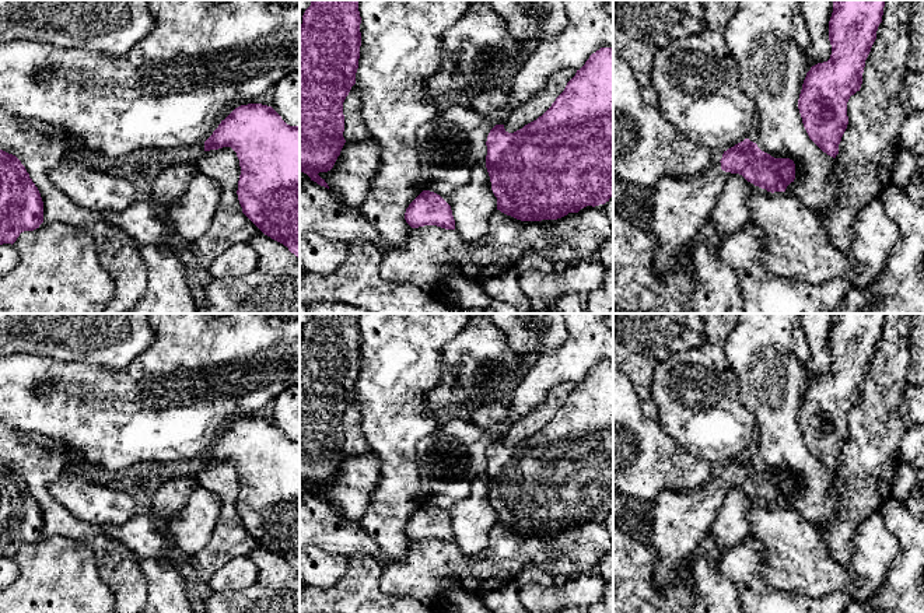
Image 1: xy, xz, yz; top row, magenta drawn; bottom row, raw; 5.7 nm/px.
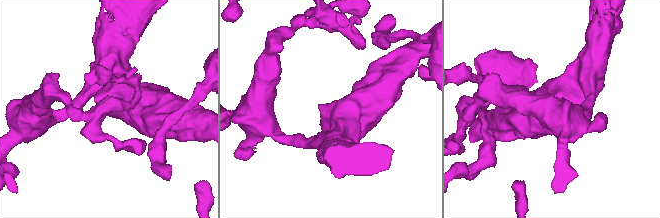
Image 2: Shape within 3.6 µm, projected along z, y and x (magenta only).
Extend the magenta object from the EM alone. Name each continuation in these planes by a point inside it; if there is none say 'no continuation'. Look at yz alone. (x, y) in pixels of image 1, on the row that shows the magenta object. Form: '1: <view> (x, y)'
1: yz (681, 207)

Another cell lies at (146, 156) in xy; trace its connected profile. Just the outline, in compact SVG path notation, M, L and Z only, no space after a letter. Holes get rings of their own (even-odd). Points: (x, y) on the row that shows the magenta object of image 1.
M143 150L143 151L133 151L119 157L123 162L126 162L132 169L134 169L141 162L150 162L155 165L161 165L161 154L160 150Z

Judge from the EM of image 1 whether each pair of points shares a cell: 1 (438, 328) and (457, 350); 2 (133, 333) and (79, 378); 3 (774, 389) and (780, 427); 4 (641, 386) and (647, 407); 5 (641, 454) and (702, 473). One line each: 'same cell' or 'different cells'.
1: different cells
2: different cells
3: same cell
4: same cell
5: same cell

